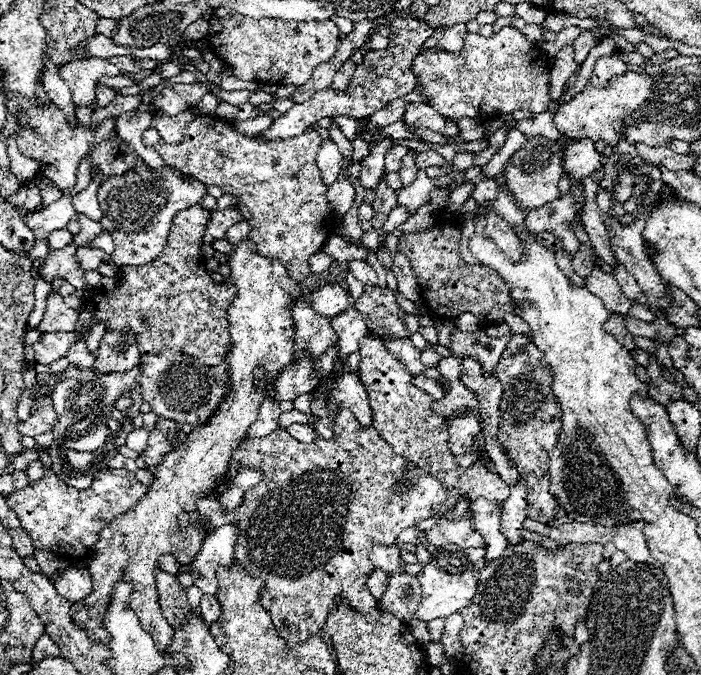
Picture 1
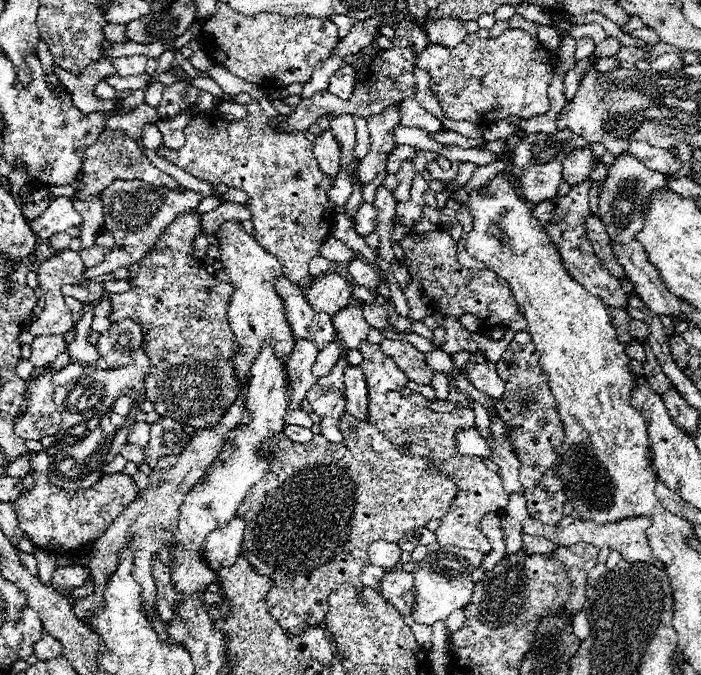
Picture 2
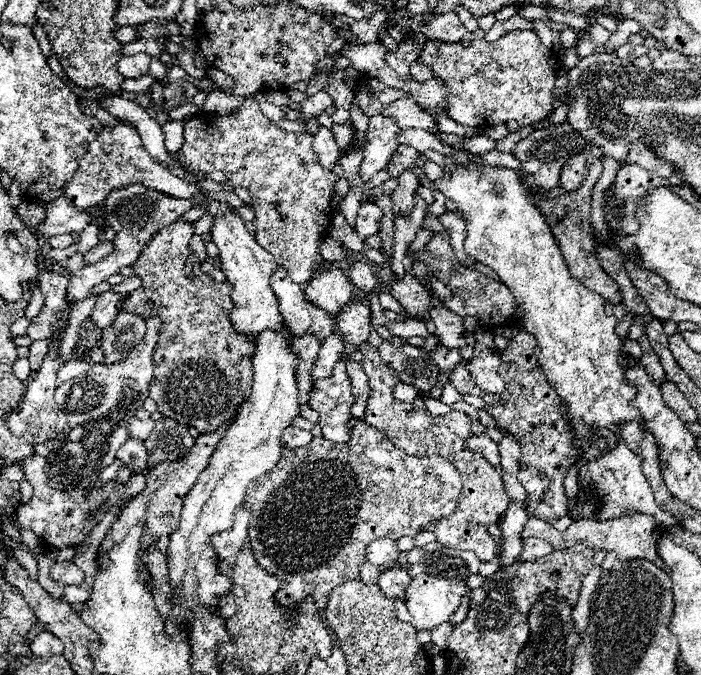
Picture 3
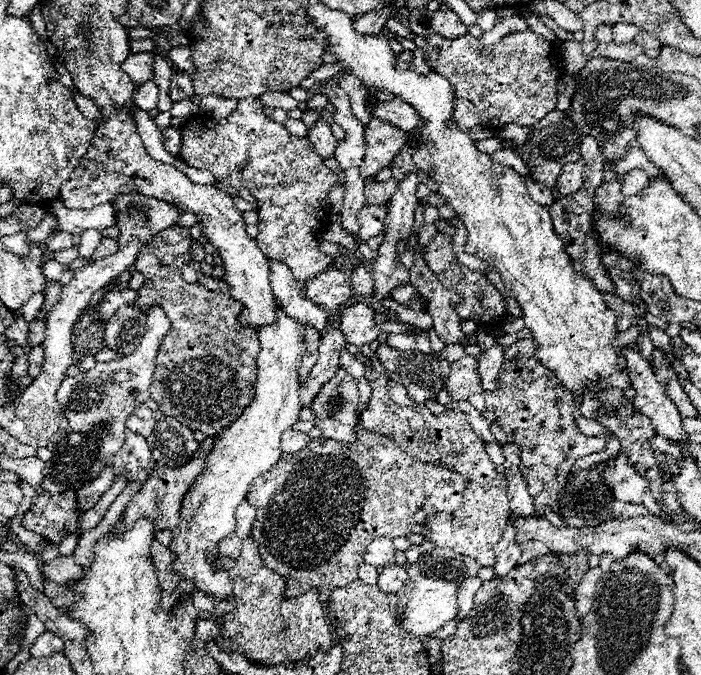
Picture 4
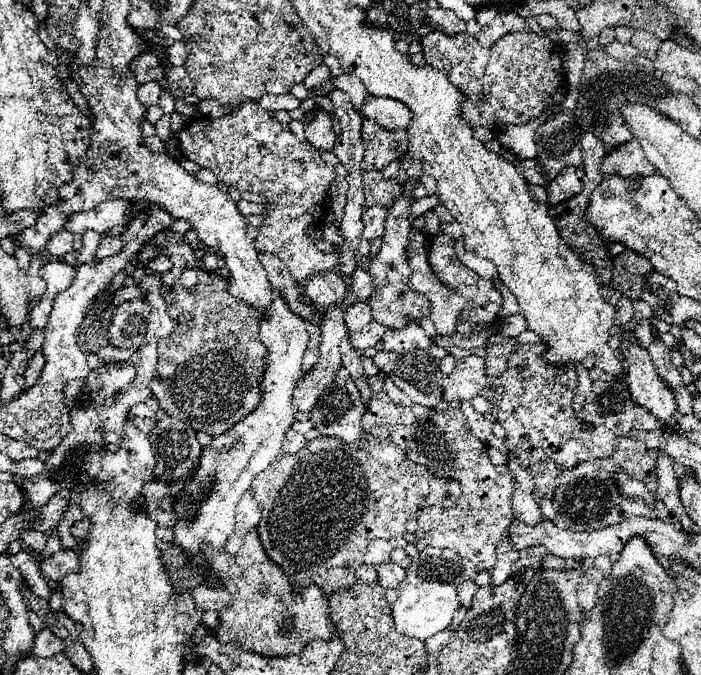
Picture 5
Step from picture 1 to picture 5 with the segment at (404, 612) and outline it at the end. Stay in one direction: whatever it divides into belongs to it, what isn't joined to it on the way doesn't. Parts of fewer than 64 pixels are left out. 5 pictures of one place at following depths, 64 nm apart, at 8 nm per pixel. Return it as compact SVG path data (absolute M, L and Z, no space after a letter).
M386 564L386 566L380 566L378 568L378 584L388 590L388 588L398 588L400 582L406 578L406 570L400 566L400 564Z

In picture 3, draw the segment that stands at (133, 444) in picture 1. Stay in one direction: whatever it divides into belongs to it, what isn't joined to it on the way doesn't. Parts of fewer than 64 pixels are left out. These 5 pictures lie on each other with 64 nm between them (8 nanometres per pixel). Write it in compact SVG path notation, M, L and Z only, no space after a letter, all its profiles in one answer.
M130 418L128 420L128 432L132 438L144 442L150 432L152 432L152 426L154 426L155 421L152 418L146 418L146 420L138 420L138 418Z

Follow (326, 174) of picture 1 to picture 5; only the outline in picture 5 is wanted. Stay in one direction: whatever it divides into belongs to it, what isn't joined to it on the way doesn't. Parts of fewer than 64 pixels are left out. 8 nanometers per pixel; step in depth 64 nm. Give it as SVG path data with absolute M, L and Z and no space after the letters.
M318 110L316 118L306 124L305 127L306 140L320 152L332 152L334 150L334 142L336 142L336 134L332 132L332 122L330 116L324 110Z

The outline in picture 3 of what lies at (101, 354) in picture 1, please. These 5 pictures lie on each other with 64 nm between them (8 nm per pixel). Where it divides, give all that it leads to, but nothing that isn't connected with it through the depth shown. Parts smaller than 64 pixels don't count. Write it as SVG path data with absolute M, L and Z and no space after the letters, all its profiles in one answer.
M118 312L116 320L102 332L100 348L104 352L102 364L116 364L132 354L146 334L146 322L136 314Z

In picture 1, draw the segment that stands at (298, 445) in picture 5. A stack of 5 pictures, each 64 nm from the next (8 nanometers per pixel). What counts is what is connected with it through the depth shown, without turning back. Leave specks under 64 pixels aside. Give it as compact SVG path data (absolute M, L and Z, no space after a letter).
M292 424L292 426L288 426L286 428L288 430L288 434L292 436L292 438L296 438L296 440L300 440L300 442L314 442L314 438L316 438L316 434L314 434L314 430L312 430L312 426L310 424Z

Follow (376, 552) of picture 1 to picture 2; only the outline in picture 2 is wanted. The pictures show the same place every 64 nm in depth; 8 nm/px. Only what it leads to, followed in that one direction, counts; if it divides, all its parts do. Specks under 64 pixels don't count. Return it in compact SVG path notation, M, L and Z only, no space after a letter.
M378 540L374 544L370 544L368 548L368 560L374 566L380 566L384 570L396 570L400 564L400 546L392 544L392 542L384 542Z

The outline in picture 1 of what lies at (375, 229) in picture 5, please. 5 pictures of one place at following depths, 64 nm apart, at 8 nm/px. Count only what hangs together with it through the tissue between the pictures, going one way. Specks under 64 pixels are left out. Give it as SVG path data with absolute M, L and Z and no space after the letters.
M362 204L360 208L358 208L358 220L360 220L360 228L362 230L368 230L368 228L372 228L372 224L370 224L370 220L372 220L372 206L368 206L368 204Z

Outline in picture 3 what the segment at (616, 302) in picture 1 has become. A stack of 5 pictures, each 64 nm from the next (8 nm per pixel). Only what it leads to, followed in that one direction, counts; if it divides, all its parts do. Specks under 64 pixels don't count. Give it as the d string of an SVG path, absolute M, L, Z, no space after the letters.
M586 144L584 154L588 158L588 170L586 170L586 178L582 182L582 186L574 192L550 198L550 200L542 200L538 202L538 208L542 210L546 222L550 222L550 232L552 236L558 240L560 252L566 258L566 266L570 270L570 274L578 280L582 280L582 284L590 290L594 290L596 294L600 294L604 300L608 302L622 302L620 296L620 286L602 270L598 258L596 258L596 250L594 250L594 230L590 224L590 204L592 204L592 188L598 182L600 174L602 174L602 160L596 158L590 152L590 144Z

